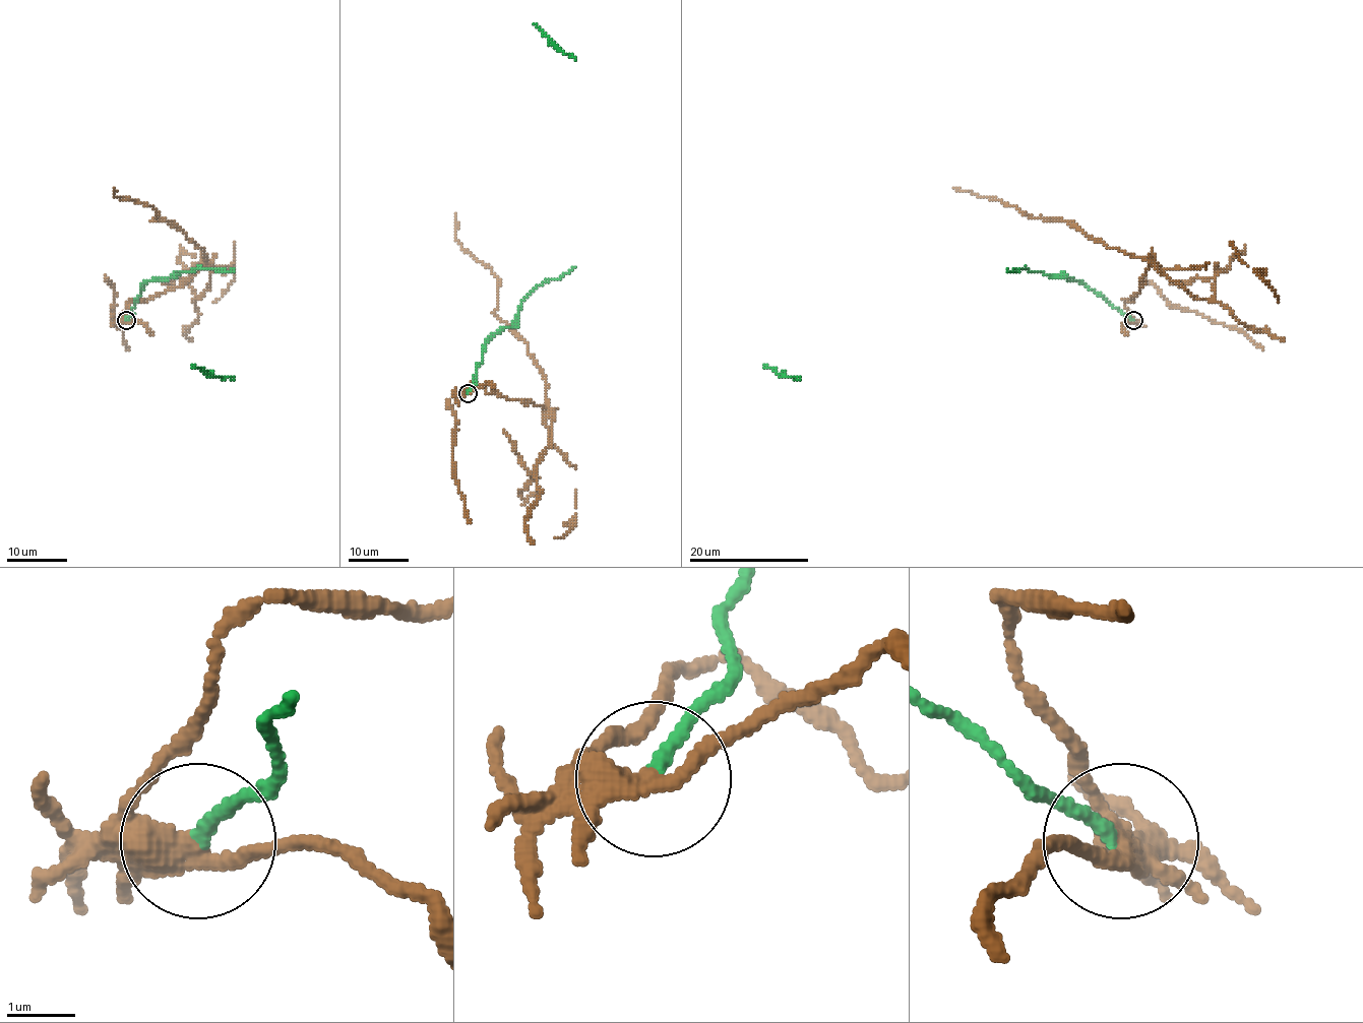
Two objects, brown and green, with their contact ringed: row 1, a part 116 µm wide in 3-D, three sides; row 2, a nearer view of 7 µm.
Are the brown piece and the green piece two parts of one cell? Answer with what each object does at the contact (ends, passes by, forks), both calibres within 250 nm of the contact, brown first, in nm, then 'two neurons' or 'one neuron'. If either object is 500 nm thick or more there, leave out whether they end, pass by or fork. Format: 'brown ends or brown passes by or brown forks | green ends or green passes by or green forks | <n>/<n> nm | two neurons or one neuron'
brown passes by | green ends | 360/190 nm | two neurons

